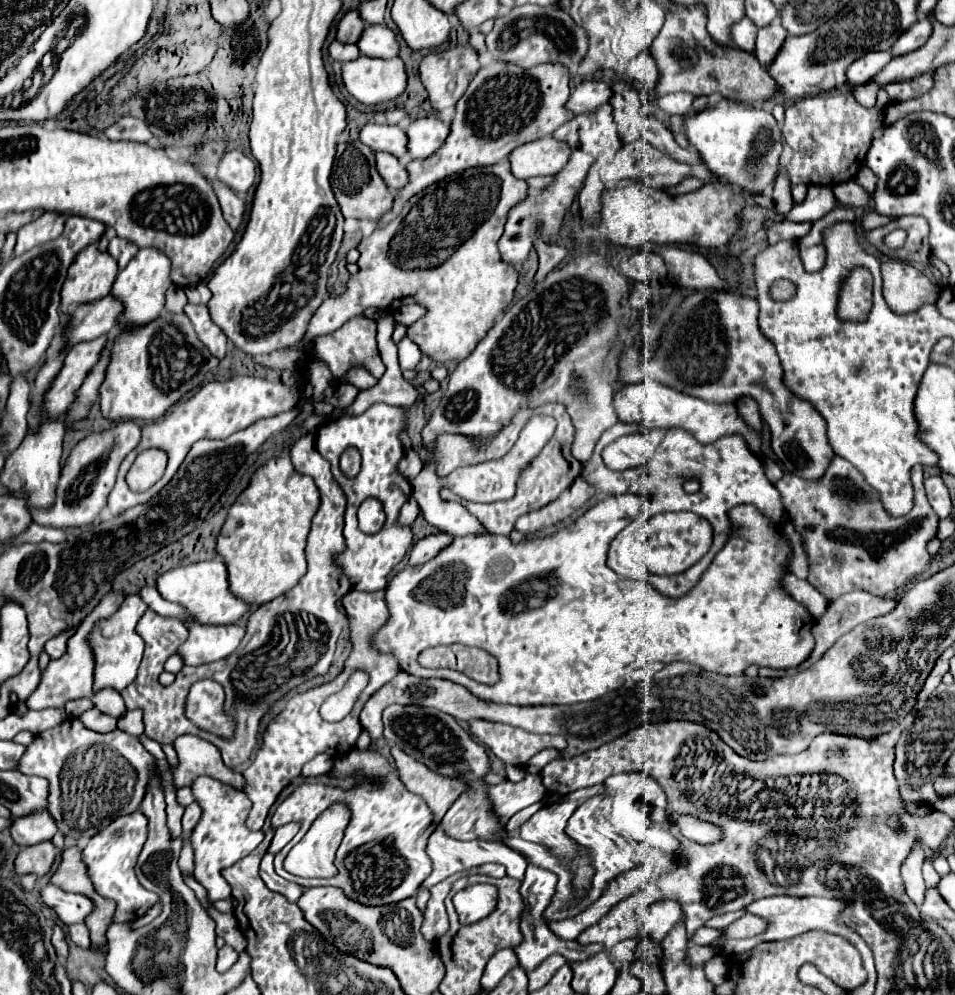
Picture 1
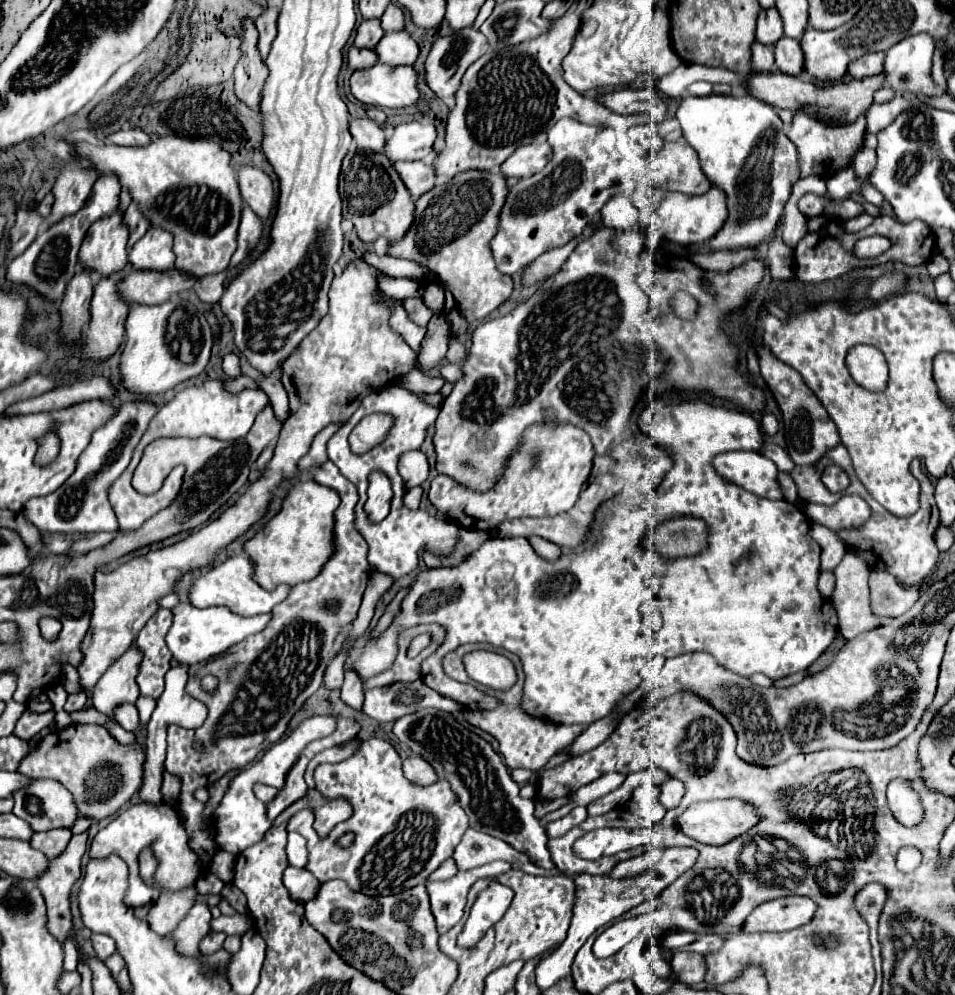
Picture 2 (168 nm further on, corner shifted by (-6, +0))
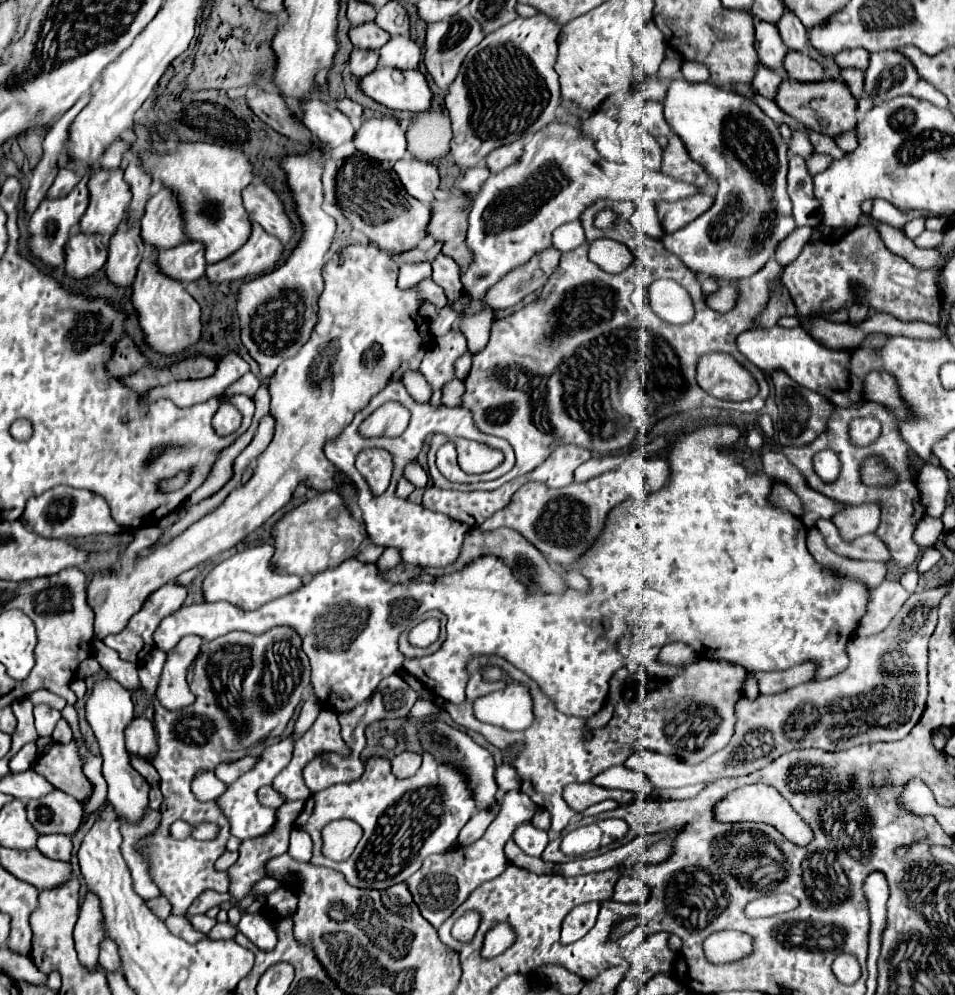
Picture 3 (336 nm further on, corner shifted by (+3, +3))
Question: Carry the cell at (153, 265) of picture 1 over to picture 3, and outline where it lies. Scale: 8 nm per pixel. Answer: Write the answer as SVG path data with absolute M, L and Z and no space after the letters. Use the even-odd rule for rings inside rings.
M163 187L157 195L149 199L145 205L145 215L141 217L141 237L147 245L157 249L171 249L185 241L185 219L181 219L181 209L177 207L177 195Z

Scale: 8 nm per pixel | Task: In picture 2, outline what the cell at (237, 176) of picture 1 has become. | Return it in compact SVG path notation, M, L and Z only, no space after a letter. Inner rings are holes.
M240 166L238 186L242 200L264 220L270 214L274 200L272 180L256 166Z

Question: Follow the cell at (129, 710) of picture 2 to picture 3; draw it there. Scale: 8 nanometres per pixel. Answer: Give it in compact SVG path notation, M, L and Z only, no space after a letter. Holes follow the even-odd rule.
M133 719L125 729L127 751L131 755L141 755L141 759L151 761L157 755L157 737L153 723L149 719Z

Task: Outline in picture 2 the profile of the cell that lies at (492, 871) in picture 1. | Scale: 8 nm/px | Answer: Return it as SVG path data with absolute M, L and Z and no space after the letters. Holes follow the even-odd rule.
M490 862L480 868L458 872L456 876L444 882L428 882L426 888L432 904L432 914L436 918L438 934L446 934L462 918L468 888L478 878L494 878L508 870L510 870L508 862Z

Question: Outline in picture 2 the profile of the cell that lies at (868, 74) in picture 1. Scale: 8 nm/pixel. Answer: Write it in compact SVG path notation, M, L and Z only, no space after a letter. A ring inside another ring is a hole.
M864 54L862 58L858 58L848 66L848 74L854 80L878 74L882 70L884 70L884 54Z

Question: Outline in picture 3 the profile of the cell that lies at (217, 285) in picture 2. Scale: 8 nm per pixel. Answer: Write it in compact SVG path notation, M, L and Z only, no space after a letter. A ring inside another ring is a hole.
M253 223L249 241L229 255L227 259L207 265L207 277L213 283L231 283L237 279L255 279L267 271L279 267L283 255L283 245L277 237L269 235L263 227Z

